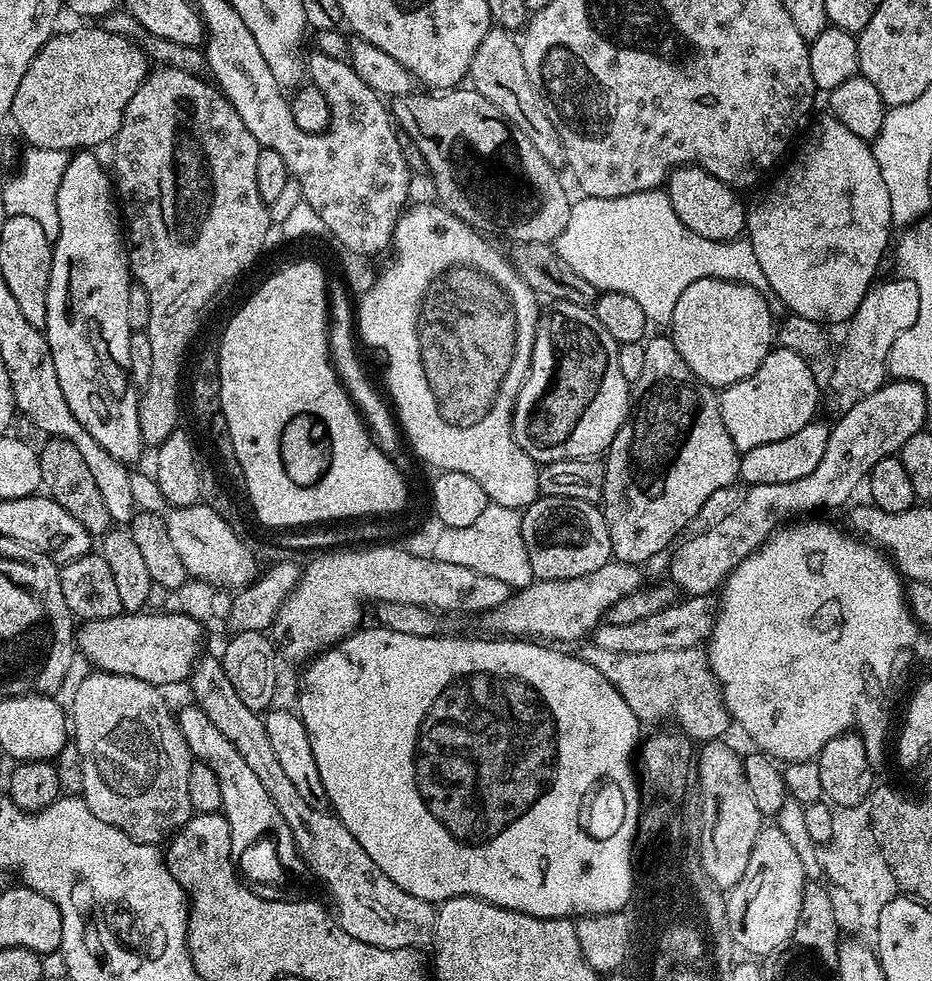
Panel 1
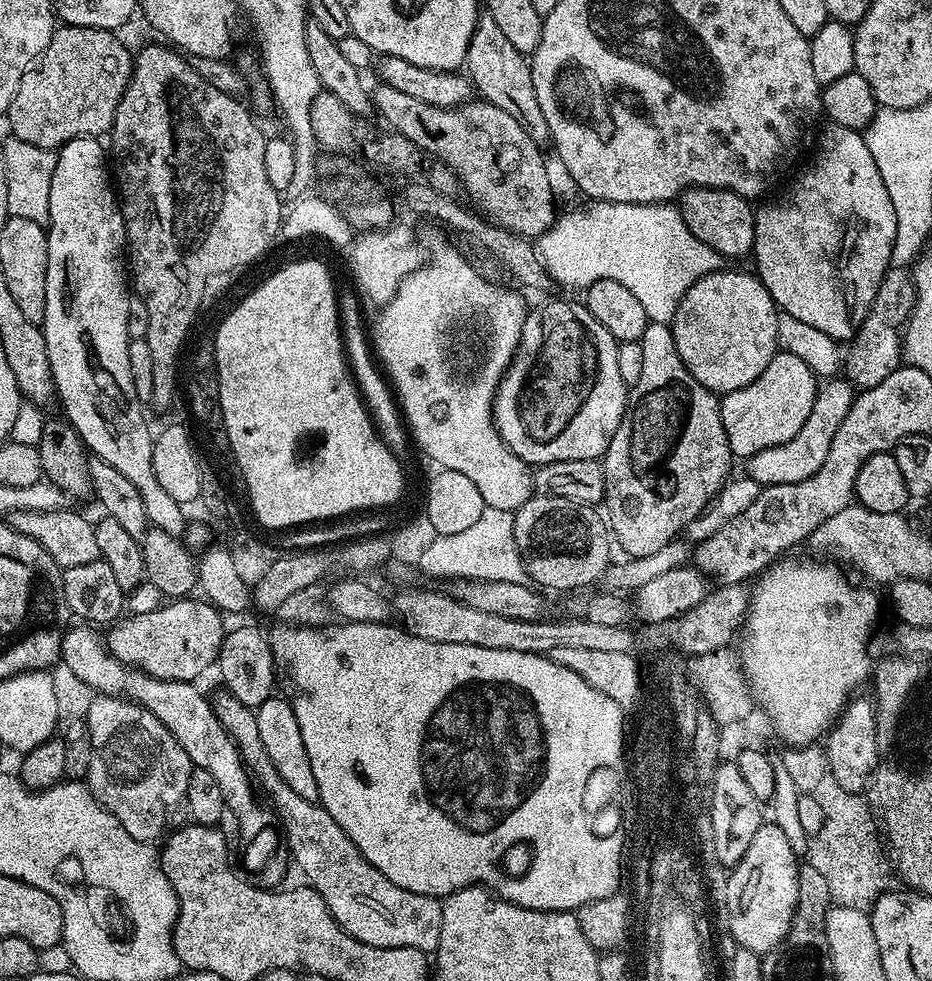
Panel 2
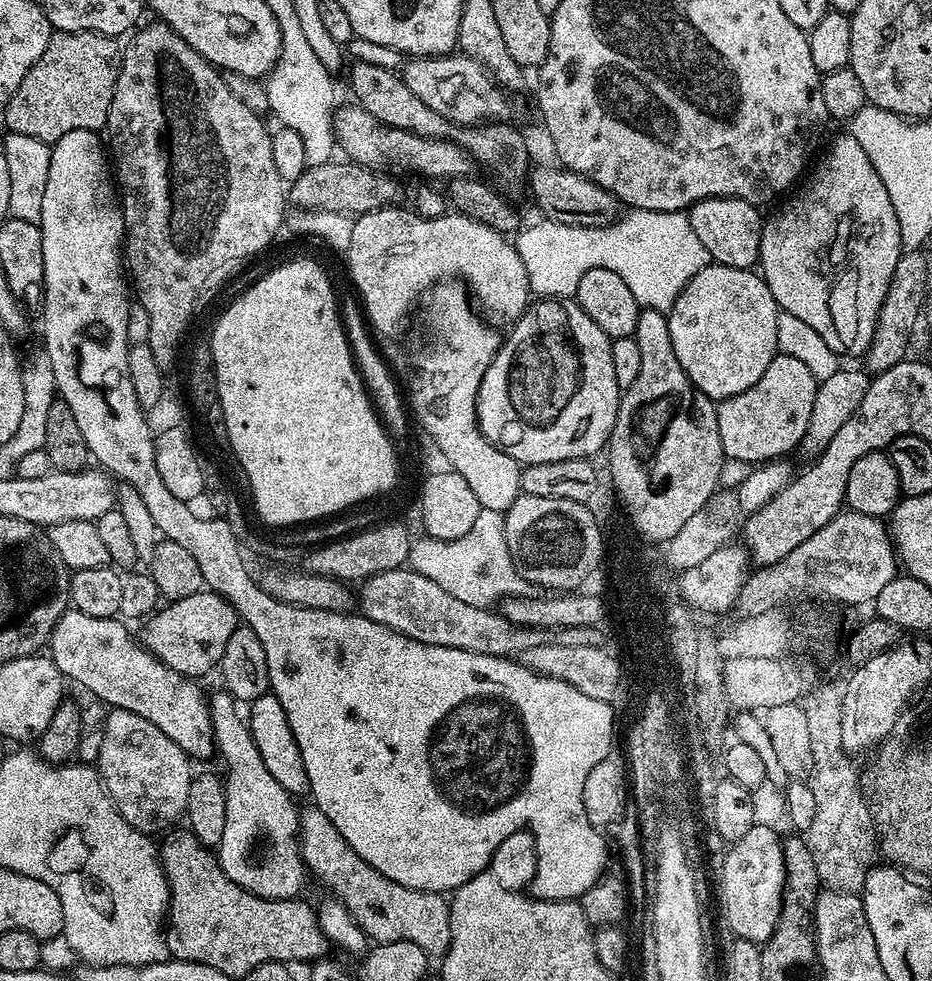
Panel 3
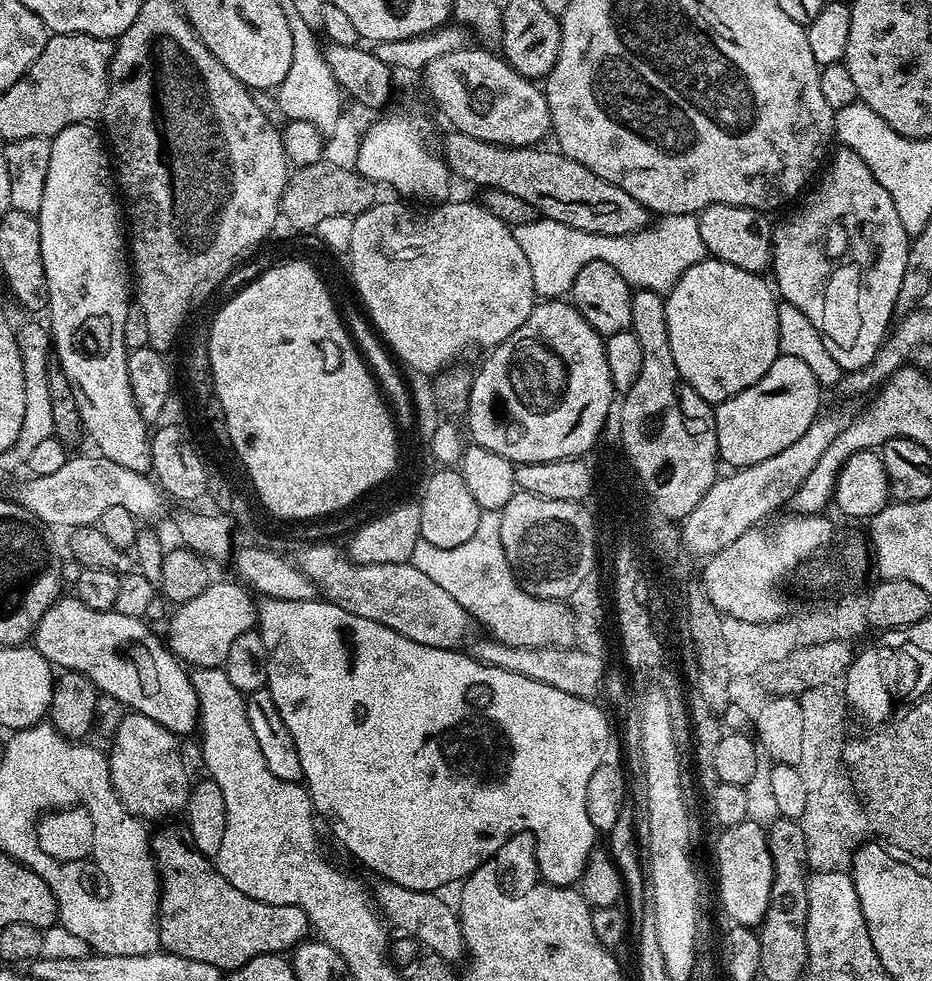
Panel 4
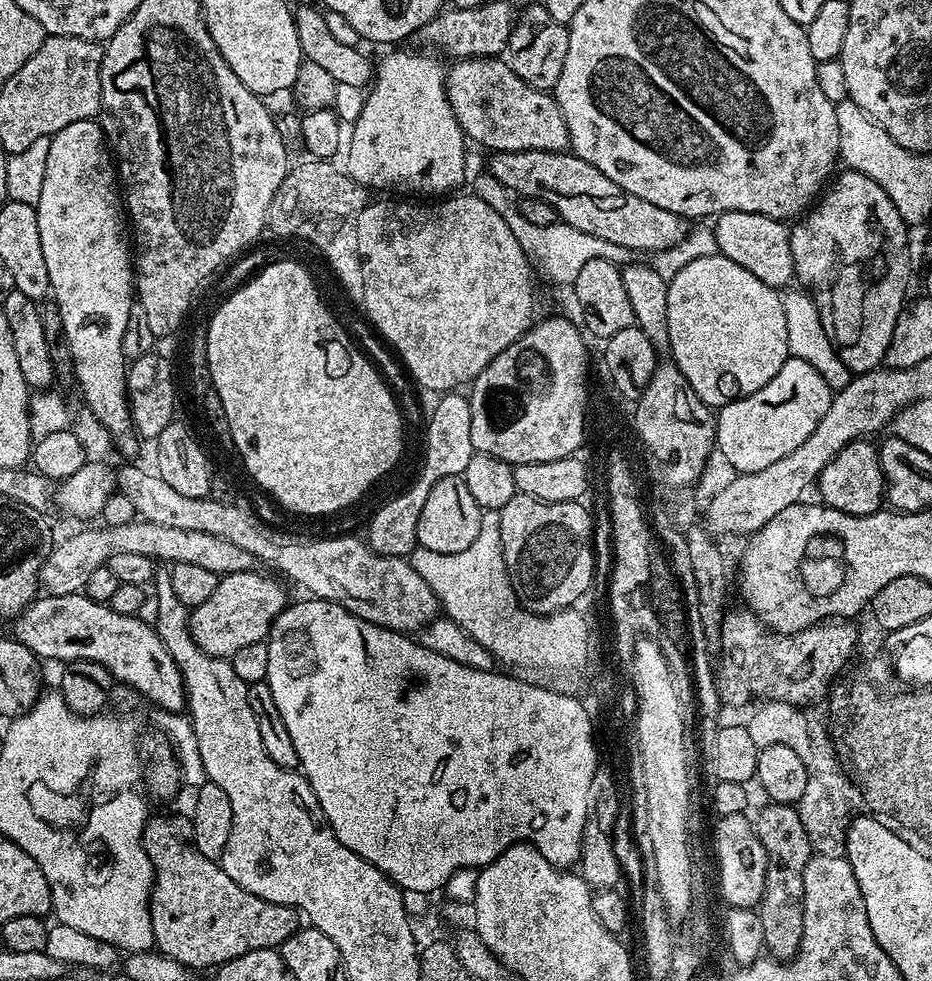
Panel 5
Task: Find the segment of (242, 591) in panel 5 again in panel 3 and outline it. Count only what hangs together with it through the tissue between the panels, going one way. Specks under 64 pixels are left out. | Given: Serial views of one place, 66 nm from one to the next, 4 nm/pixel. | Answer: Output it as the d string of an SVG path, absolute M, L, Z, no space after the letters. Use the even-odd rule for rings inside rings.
M202 590L198 594L190 594L190 598L171 601L164 610L155 613L143 625L142 644L162 663L170 666L170 670L183 676L201 678L219 665L226 642L230 642L230 634L234 634L237 626L234 606L230 606L230 602L222 599L217 592Z

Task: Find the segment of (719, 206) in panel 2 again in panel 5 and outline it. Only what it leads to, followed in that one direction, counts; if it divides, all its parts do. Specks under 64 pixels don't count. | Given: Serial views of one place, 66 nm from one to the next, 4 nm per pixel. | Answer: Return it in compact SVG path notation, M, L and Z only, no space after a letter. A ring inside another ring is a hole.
M723 212L715 217L711 225L712 234L716 239L716 252L730 258L730 262L738 262L742 270L750 270L754 278L766 282L766 286L784 290L793 283L792 255L790 254L790 228L783 220L775 220L757 212Z

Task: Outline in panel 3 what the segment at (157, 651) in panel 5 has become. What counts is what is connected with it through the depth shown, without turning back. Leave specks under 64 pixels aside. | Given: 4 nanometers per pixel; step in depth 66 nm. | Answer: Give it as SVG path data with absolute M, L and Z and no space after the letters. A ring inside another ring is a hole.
M65 610L54 626L46 648L63 676L93 692L99 703L109 709L125 708L146 718L146 722L154 722L154 726L158 726L170 742L183 748L193 761L215 757L216 739L206 692L204 696L193 677L170 670L170 666L162 663L153 652L138 646L137 637L135 640L128 628L127 623L116 618L90 618L75 610Z

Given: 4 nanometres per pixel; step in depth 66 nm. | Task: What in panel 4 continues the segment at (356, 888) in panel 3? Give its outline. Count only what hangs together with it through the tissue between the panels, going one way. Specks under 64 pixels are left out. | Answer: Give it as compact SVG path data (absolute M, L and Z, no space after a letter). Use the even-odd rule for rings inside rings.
M377 879L376 885L370 888L371 895L374 897L375 907L378 909L381 917L393 929L397 928L397 933L403 934L405 937L411 938L416 941L421 949L427 950L431 955L437 956L440 960L447 960L449 962L456 962L456 959L465 955L466 949L464 947L464 935L460 930L460 917L457 909L452 908L443 900L443 895L435 892L423 892L422 890L410 890L406 886L398 886L389 880Z

